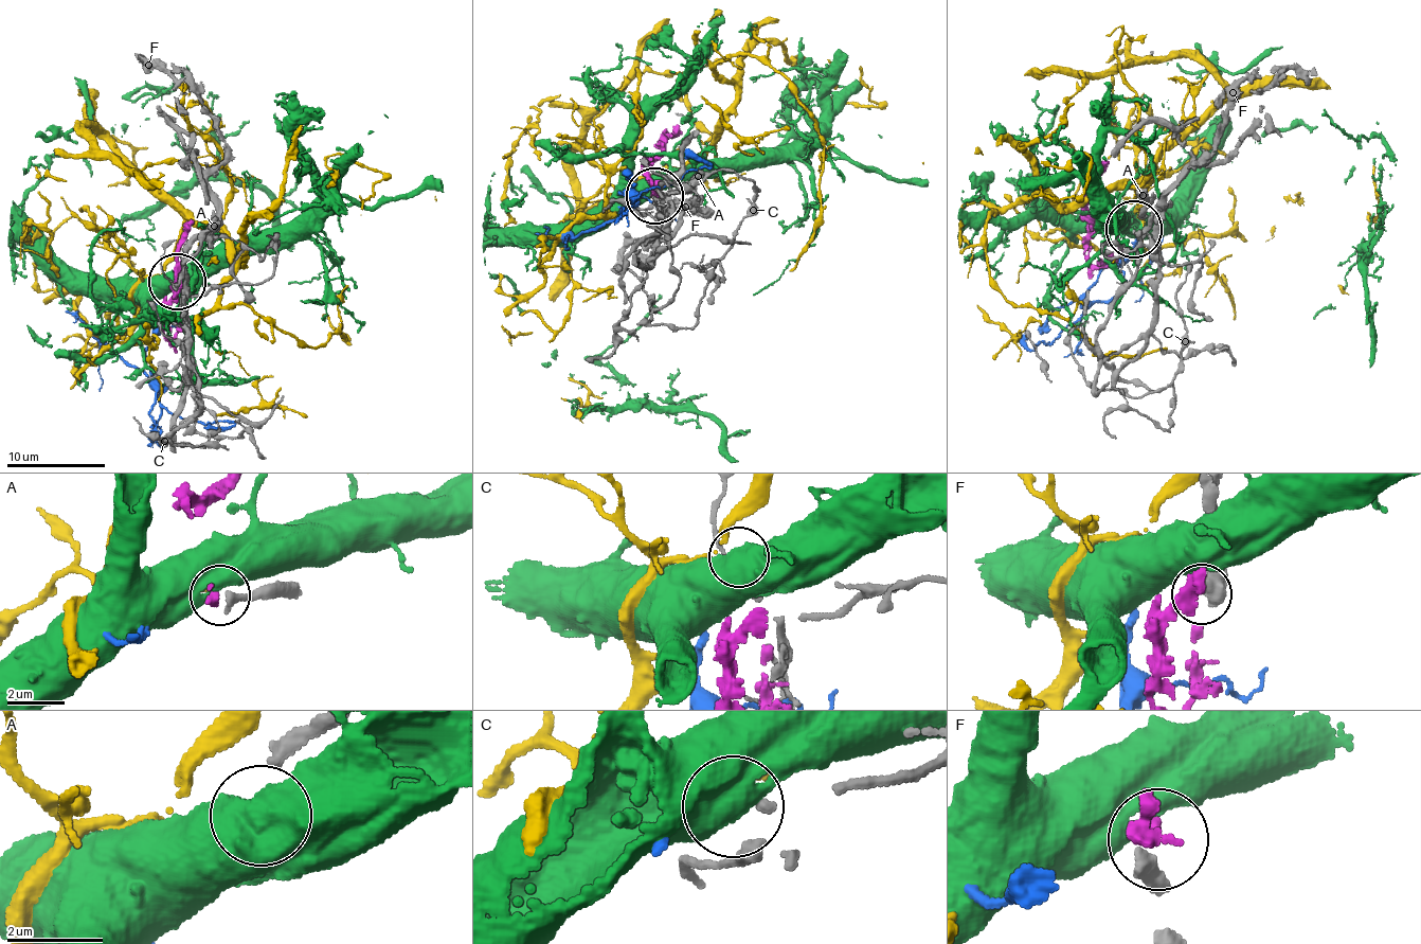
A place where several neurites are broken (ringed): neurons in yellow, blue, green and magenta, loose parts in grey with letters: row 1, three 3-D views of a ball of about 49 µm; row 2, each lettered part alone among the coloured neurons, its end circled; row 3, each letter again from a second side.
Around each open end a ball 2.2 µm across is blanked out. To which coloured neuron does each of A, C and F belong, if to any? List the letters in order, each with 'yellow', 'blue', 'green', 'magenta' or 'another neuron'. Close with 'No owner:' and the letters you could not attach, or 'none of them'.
A: another neuron
C: yellow
F: magenta
No owner: A

